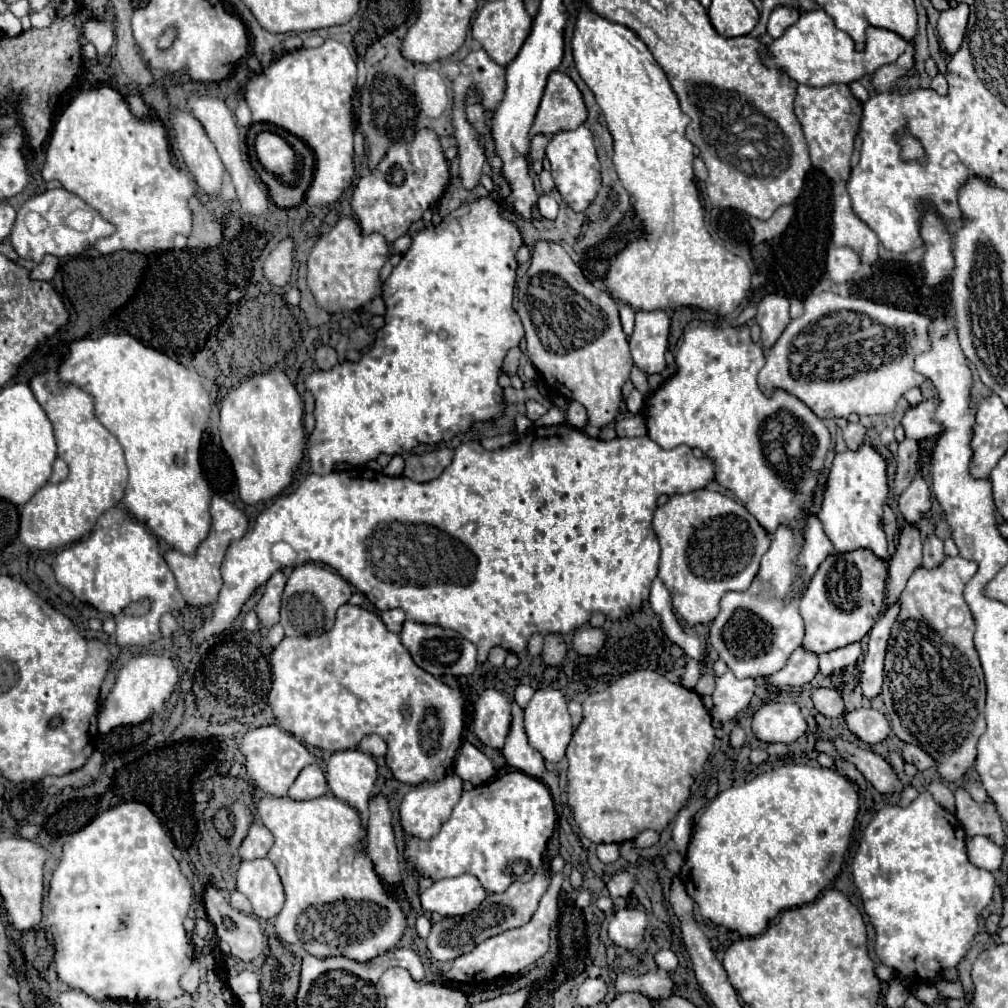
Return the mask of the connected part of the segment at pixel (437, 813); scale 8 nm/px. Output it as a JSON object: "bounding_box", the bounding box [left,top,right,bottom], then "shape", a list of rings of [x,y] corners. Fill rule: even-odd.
{"bounding_box":[399,774,463,840],"shape":[[[447,774],[437,782],[417,784],[401,802],[401,808],[399,808],[401,828],[407,834],[413,834],[423,840],[433,838],[437,834],[437,830],[441,830],[441,826],[449,820],[449,814],[451,814],[453,806],[459,802],[461,794],[463,794],[463,780],[457,778],[457,774]]]}

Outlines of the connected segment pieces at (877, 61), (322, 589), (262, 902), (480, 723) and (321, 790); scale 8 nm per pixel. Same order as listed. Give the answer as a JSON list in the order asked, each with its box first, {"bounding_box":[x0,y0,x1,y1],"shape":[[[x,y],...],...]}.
[{"bounding_box":[763,8,907,86],"shape":[[[819,8],[803,14],[779,38],[771,40],[771,44],[765,46],[767,56],[763,58],[763,64],[785,72],[797,84],[805,84],[805,86],[827,86],[837,82],[849,84],[859,80],[861,76],[875,72],[883,64],[895,62],[903,54],[905,46],[907,46],[905,40],[895,32],[871,26],[867,30],[867,48],[863,52],[857,52],[851,36],[839,30],[833,24],[833,18]]]},{"bounding_box":[281,562,351,636],"shape":[[[313,562],[297,566],[287,580],[281,600],[281,626],[285,628],[285,636],[301,636],[301,634],[317,636],[321,632],[331,630],[337,608],[349,602],[349,598],[351,598],[349,584],[329,566]]]},{"bounding_box":[237,858,285,920],"shape":[[[269,858],[241,862],[237,870],[237,890],[245,894],[253,906],[253,914],[271,920],[285,904],[283,884]]]},{"bounding_box":[473,690,511,750],"shape":[[[483,690],[473,702],[473,734],[487,746],[501,750],[511,726],[511,708],[509,700],[493,690]]]},{"bounding_box":[289,764,327,800],"shape":[[[309,764],[299,772],[297,780],[289,788],[289,798],[293,798],[293,800],[311,800],[311,798],[323,796],[325,792],[327,792],[325,772],[317,764]]]}]

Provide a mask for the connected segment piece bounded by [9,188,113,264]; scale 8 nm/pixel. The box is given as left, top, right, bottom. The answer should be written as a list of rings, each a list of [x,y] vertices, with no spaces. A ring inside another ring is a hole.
[[[55,188],[55,190],[47,190],[43,194],[37,194],[33,198],[29,198],[21,210],[17,212],[17,218],[15,218],[15,224],[13,224],[13,230],[9,234],[9,240],[11,240],[11,246],[15,248],[15,252],[23,258],[23,260],[31,260],[35,264],[39,264],[43,260],[45,254],[53,254],[57,258],[63,258],[63,256],[77,256],[79,252],[83,252],[85,248],[89,248],[95,240],[103,238],[103,236],[109,236],[113,232],[113,226],[103,220],[95,210],[91,210],[83,200],[79,200],[75,194],[63,190],[63,188]],[[35,210],[43,220],[45,220],[45,228],[37,234],[31,234],[25,226],[25,214]],[[75,210],[87,210],[89,218],[91,218],[91,224],[87,230],[75,230],[67,224],[69,216],[75,212]]]

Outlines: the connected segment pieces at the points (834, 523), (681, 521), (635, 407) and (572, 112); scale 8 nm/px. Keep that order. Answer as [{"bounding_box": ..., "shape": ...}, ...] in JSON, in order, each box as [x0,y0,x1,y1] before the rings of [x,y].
[{"bounding_box":[817,444,891,560],"shape":[[[863,444],[859,450],[835,454],[829,474],[829,488],[825,492],[817,518],[821,520],[823,530],[837,552],[867,548],[881,560],[891,560],[891,554],[887,550],[887,538],[881,528],[883,504],[889,494],[885,466],[885,458],[879,452],[875,452],[869,444]]]},{"bounding_box":[653,490,771,626],"shape":[[[695,490],[689,494],[675,494],[665,506],[659,506],[653,516],[653,530],[661,546],[659,578],[671,594],[673,610],[687,626],[709,624],[719,614],[719,600],[725,592],[747,590],[759,570],[759,560],[767,552],[771,538],[759,522],[735,500],[711,490]]]},{"bounding_box":[627,390,645,414],"shape":[[[633,390],[633,392],[627,396],[627,410],[629,410],[631,414],[639,414],[641,408],[643,408],[643,404],[645,404],[645,400],[643,400],[641,392]]]},{"bounding_box":[531,70,587,136],"shape":[[[559,70],[549,74],[545,94],[531,126],[531,136],[555,136],[561,130],[575,130],[587,120],[587,110],[575,82]]]}]

